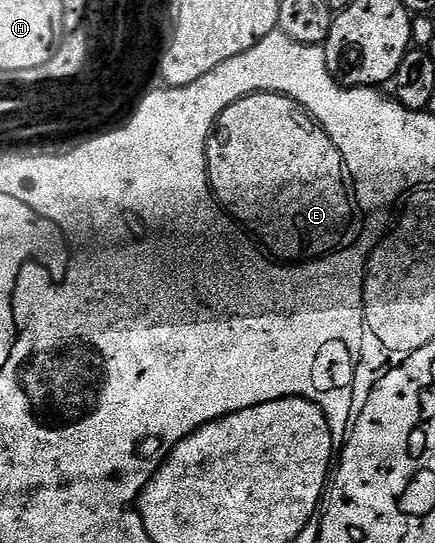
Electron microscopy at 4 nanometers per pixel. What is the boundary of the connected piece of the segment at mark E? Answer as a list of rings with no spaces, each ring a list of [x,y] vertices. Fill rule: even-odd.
[[[251,93],[238,99],[238,103],[230,103],[208,137],[206,163],[212,196],[220,203],[240,201],[239,228],[249,238],[257,237],[259,248],[269,258],[280,263],[314,261],[360,240],[362,225],[342,155],[338,147],[334,147],[330,135],[326,135],[311,113],[294,99],[280,93]],[[224,149],[240,153],[240,161],[232,161]]]

